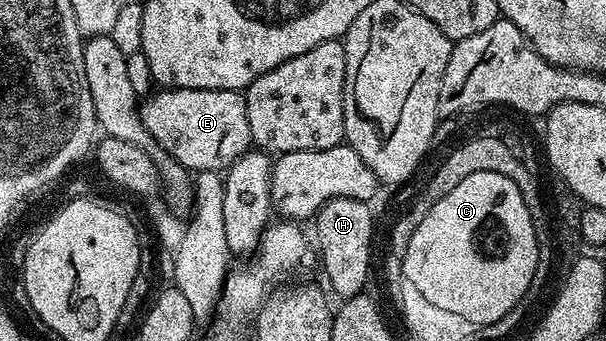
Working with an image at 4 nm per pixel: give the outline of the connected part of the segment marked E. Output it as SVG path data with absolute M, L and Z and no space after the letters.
M160 88L155 92L139 103L140 120L156 145L167 150L172 159L190 172L224 172L234 160L248 153L252 137L241 91Z

